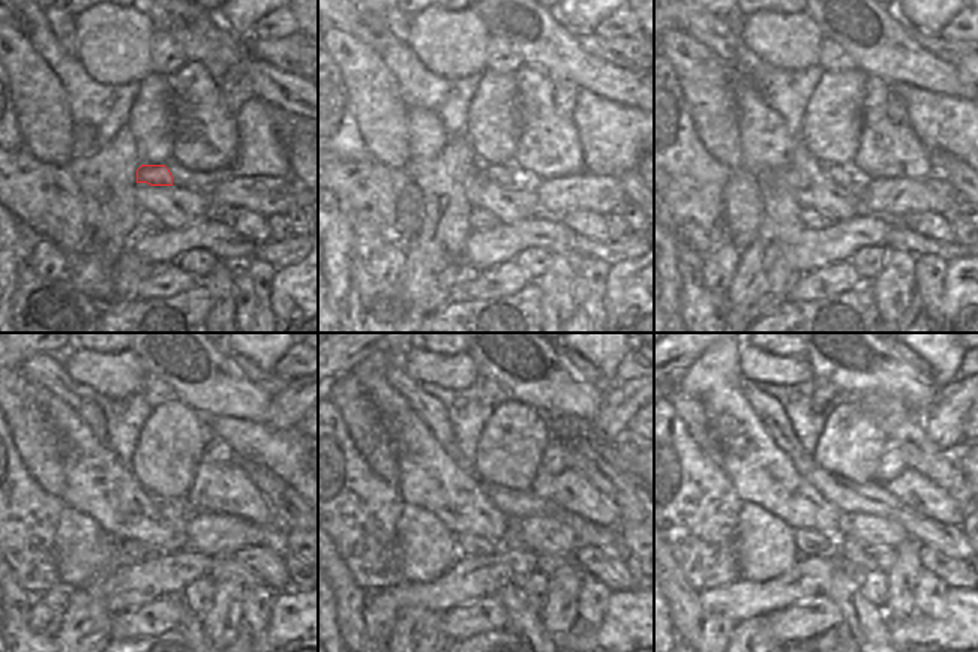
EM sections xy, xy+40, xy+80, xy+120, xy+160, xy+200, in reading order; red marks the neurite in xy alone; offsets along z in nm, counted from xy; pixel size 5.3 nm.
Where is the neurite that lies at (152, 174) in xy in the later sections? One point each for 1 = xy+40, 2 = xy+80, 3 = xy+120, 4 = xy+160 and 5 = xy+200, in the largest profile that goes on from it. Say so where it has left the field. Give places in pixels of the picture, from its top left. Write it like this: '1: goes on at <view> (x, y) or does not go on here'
1: goes on at xy+40 (506, 176)
2: goes on at xy+80 (843, 176)
3: goes on at xy+120 (174, 511)
4: goes on at xy+160 (512, 540)
5: goes on at xy+200 (855, 555)

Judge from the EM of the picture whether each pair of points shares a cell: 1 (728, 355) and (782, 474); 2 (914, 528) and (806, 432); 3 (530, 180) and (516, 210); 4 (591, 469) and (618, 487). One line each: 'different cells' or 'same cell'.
1: same cell
2: different cells
3: different cells
4: same cell

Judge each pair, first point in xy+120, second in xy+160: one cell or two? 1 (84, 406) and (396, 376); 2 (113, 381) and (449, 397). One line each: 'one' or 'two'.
1: one
2: two

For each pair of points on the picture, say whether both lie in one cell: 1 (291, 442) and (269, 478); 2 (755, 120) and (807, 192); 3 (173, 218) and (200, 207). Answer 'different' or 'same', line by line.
1: different
2: same
3: same

